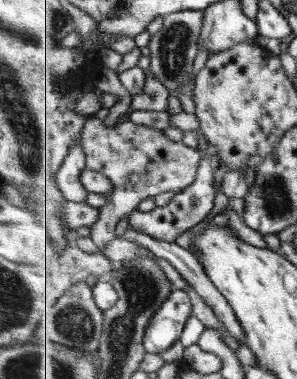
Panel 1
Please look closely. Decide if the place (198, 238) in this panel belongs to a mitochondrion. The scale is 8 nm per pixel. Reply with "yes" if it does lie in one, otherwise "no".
no

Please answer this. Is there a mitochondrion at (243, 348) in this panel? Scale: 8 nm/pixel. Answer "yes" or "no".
no

